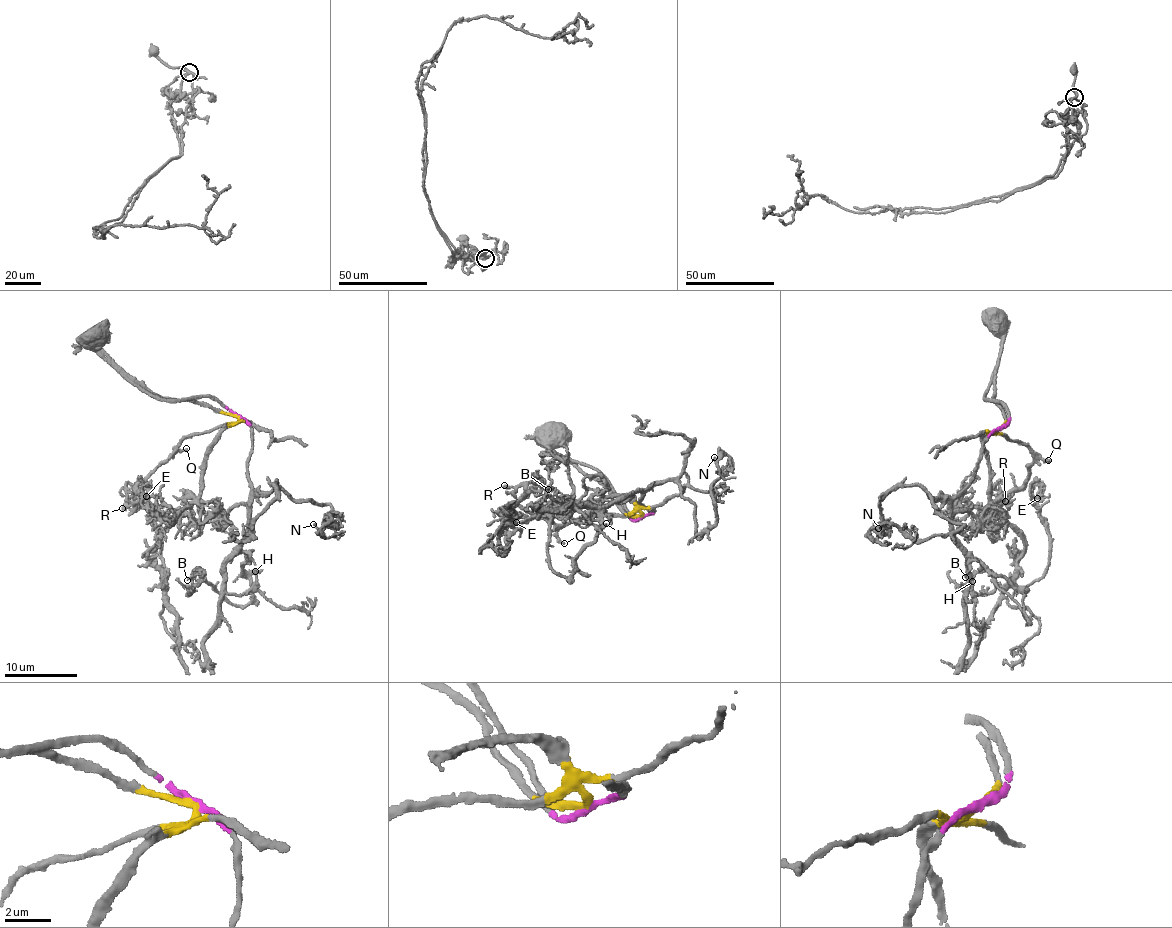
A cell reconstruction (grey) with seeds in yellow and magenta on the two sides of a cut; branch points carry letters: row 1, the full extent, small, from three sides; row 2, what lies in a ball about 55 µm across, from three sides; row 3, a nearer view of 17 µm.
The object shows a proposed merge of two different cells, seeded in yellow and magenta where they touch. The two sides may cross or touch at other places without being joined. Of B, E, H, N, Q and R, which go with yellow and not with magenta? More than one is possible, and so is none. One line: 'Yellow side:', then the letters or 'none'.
Yellow side: E, Q, R

